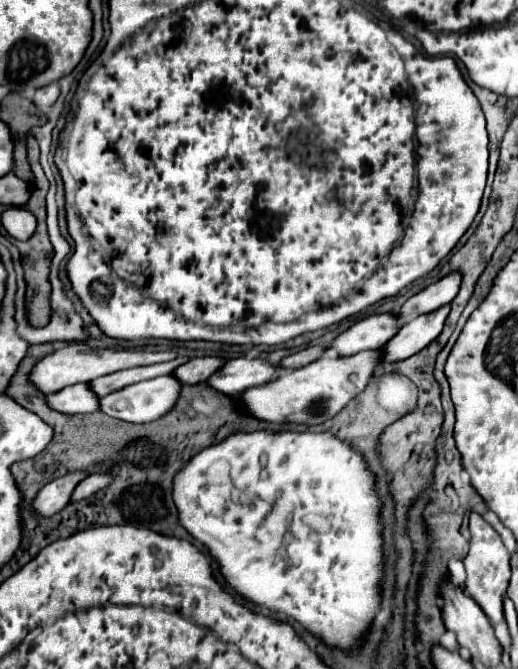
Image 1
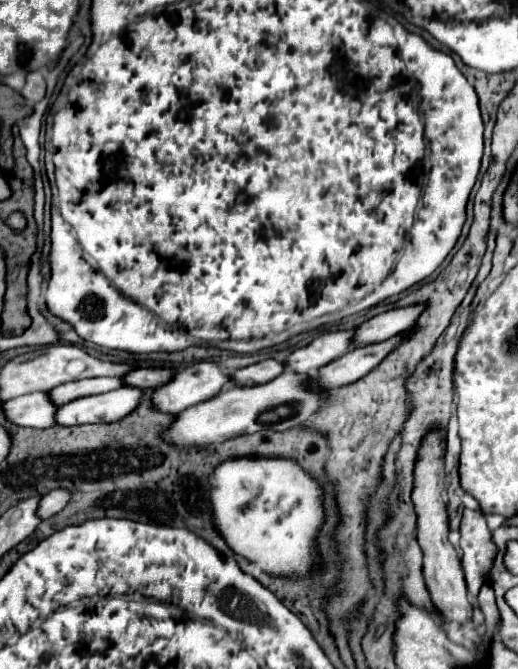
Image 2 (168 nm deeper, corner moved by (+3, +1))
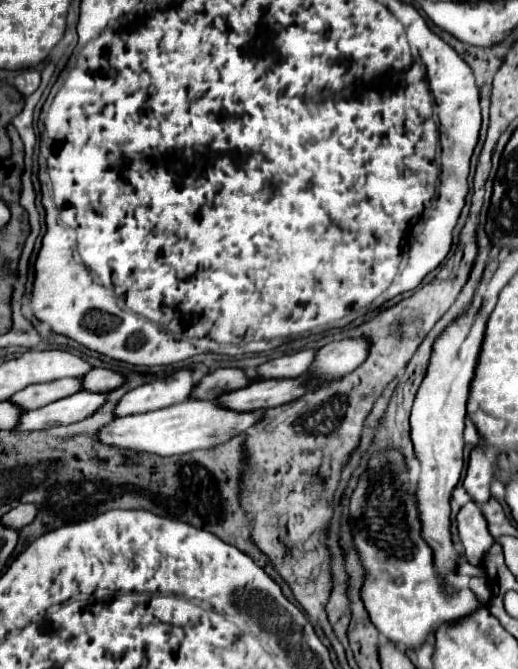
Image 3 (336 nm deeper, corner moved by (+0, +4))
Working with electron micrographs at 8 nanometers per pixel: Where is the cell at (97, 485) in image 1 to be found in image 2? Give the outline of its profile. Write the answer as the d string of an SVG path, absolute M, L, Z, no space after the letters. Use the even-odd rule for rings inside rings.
M52 490L48 492L42 502L40 502L40 518L52 518L54 514L58 514L66 504L68 504L68 498L72 494L68 494L68 490Z

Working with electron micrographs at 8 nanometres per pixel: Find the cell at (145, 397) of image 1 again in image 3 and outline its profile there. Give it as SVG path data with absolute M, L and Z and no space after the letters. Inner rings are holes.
M79 391L77 395L69 395L67 399L59 399L47 407L23 411L23 419L19 421L17 431L41 431L55 425L77 423L95 413L105 403L105 397L107 395L103 393Z

